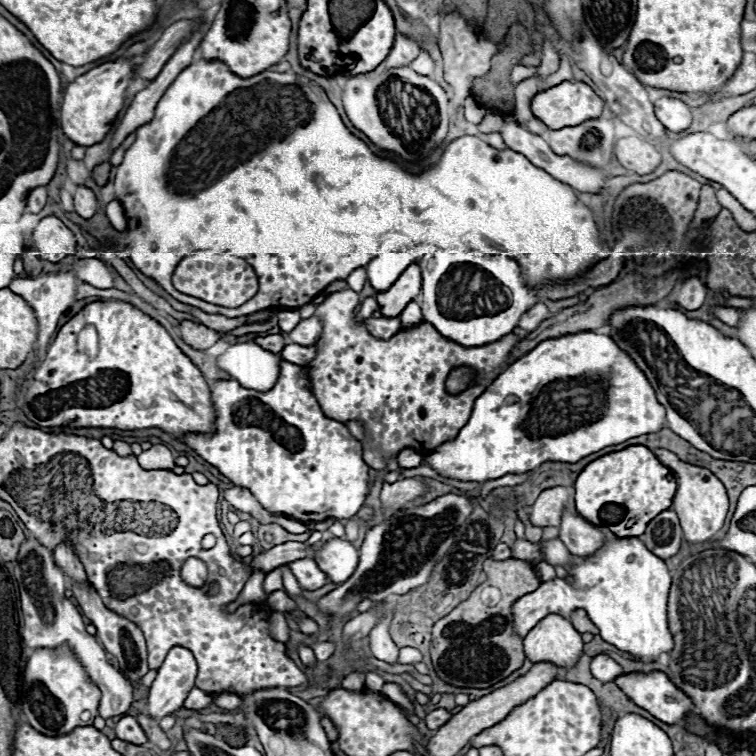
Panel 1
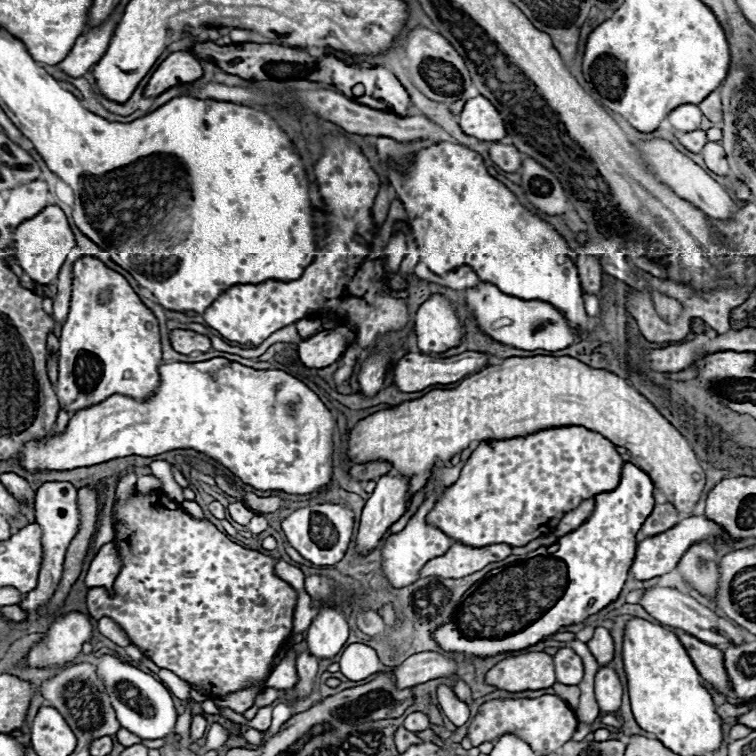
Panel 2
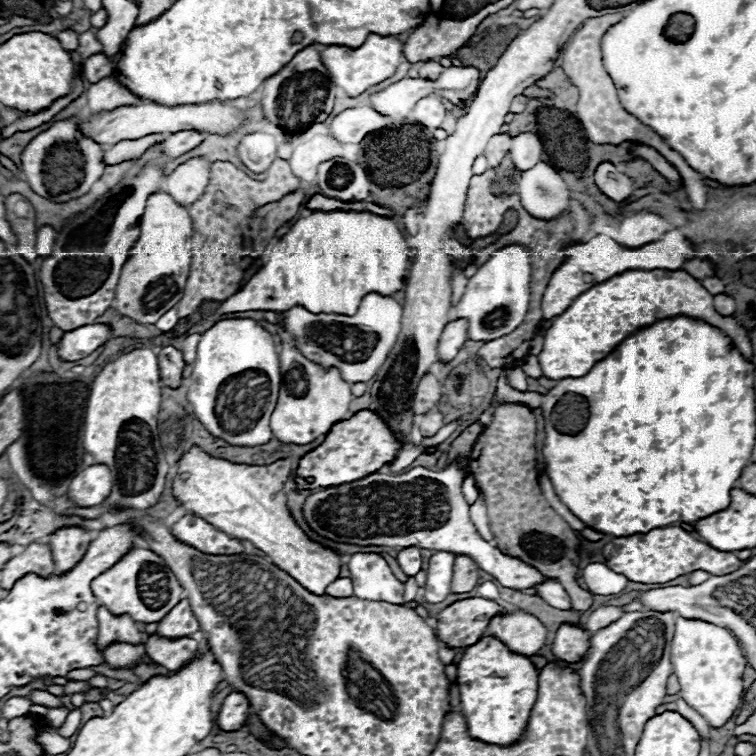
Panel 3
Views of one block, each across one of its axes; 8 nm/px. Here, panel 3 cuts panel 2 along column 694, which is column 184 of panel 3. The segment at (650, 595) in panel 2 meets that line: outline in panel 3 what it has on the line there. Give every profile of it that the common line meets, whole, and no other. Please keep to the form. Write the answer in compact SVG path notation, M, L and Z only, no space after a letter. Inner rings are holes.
M182 600L176 608L172 608L172 612L168 612L168 616L164 616L164 620L158 622L156 634L168 640L176 640L176 638L190 636L196 630L198 630L198 622L192 614L192 608L188 600Z

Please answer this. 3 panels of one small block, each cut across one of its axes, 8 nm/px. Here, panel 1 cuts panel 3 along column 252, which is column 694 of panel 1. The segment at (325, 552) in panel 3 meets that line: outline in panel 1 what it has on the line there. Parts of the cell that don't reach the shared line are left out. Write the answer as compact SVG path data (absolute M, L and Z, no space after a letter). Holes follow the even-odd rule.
M656 448L654 454L658 456L658 460L664 466L668 466L676 474L678 492L674 496L672 510L680 516L684 538L690 544L704 544L704 542L708 542L724 526L724 522L726 522L726 514L728 514L728 506L730 504L728 504L728 494L726 494L724 484L712 472L708 472L706 468L686 464L682 460L678 460L678 456L672 454L672 452L668 452L668 450Z

